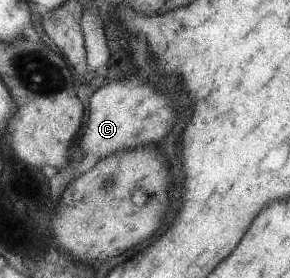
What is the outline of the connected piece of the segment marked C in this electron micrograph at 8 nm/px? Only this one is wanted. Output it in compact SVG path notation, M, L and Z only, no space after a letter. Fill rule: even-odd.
M131 75L123 83L107 83L105 87L92 93L88 101L87 125L78 141L78 149L83 158L86 155L94 155L100 160L121 150L157 145L175 117L175 111L167 107L167 99L139 81L136 75Z

